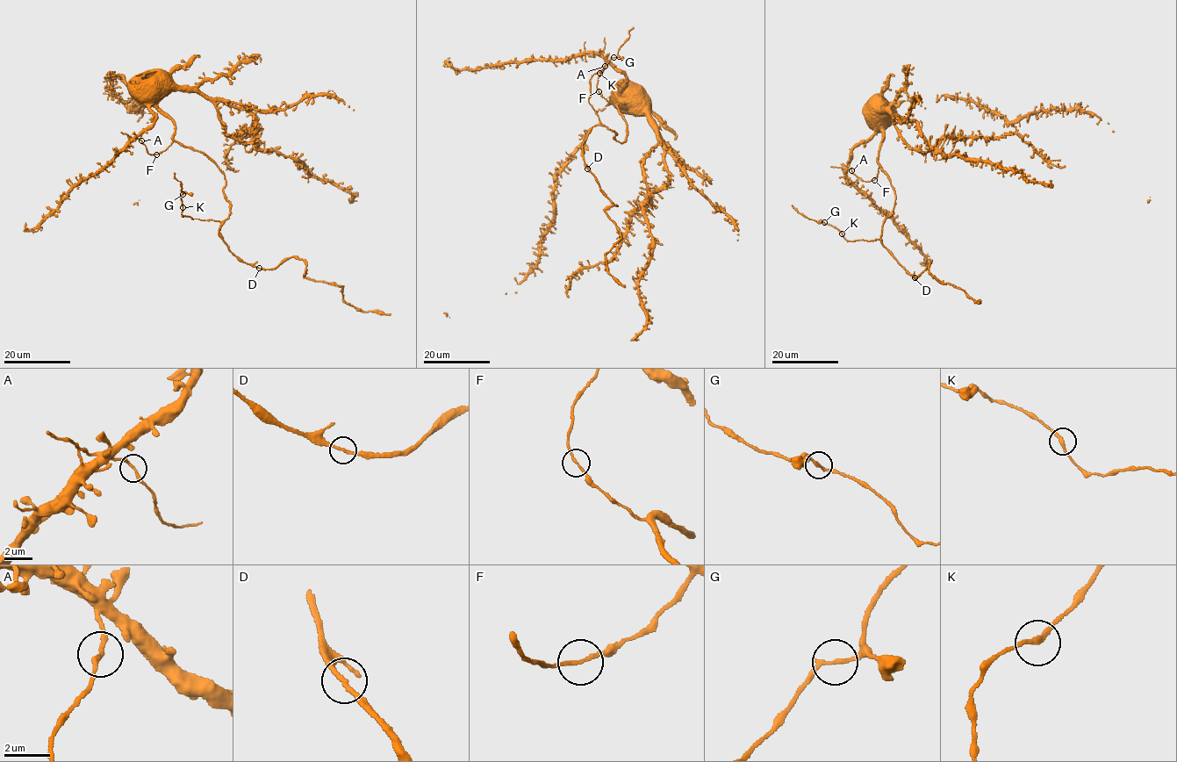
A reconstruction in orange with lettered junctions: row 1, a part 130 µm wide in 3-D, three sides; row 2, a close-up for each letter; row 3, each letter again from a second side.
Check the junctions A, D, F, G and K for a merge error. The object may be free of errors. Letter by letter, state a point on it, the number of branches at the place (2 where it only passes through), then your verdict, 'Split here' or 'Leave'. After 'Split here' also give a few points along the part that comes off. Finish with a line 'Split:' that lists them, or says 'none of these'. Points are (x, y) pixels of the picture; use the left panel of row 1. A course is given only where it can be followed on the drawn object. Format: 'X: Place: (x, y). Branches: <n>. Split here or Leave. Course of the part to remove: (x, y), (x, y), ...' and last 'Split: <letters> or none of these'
A: Place: (141, 140). Branches: 2. Leave
D: Place: (259, 268). Branches: 2. Leave
F: Place: (156, 154). Branches: 2. Leave
G: Place: (183, 194). Branches: 2. Leave
K: Place: (183, 207). Branches: 2. Leave
Split: none of these

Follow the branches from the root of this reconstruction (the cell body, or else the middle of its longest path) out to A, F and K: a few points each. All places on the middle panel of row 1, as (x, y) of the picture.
A: (625, 108), (612, 104), (597, 89), (598, 77), (605, 66)
F: (625, 108), (612, 104), (599, 91)
K: (625, 108), (617, 104), (627, 125), (622, 143), (588, 101), (590, 79), (599, 73)

